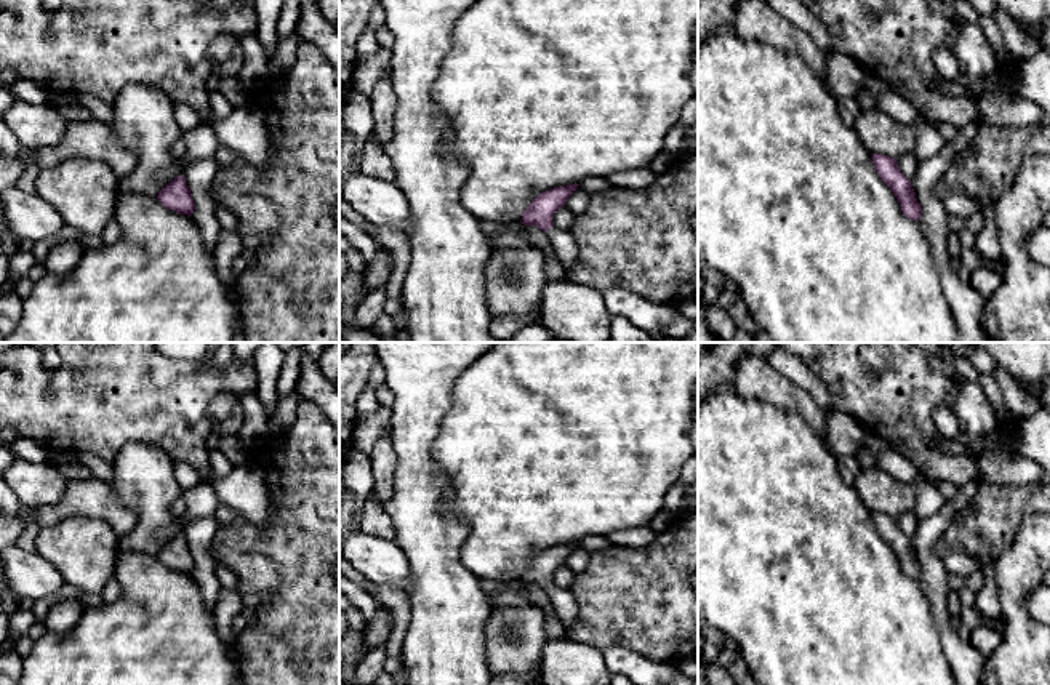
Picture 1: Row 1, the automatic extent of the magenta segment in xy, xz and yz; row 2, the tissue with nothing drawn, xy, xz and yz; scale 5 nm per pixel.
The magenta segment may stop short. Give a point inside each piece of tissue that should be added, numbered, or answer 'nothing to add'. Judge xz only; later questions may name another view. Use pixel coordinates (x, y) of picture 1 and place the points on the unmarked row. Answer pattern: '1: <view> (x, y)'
1: xz (564, 604)

